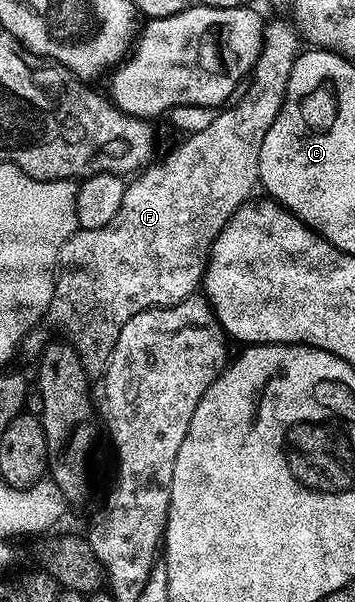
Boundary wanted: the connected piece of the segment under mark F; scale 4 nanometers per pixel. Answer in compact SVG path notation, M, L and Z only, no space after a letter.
M286 21L273 22L264 27L261 31L261 51L257 57L257 63L251 71L251 79L253 83L240 91L241 99L234 106L226 105L220 112L214 113L211 124L207 124L207 128L203 128L203 132L195 132L188 135L162 162L154 161L152 164L144 167L125 187L121 202L117 206L115 216L111 216L111 220L107 220L107 224L103 224L101 228L91 228L83 230L78 228L76 232L63 244L61 256L59 259L59 269L55 274L53 283L53 299L49 305L48 321L51 320L59 329L62 330L64 341L72 346L73 350L79 356L79 360L83 364L85 373L90 376L100 376L105 371L107 360L111 356L111 352L115 348L115 340L119 340L119 328L123 328L123 324L127 324L127 320L131 320L131 316L135 316L144 310L152 310L155 306L174 306L179 304L185 298L192 298L198 293L199 287L202 285L205 277L205 263L209 259L209 249L213 247L213 242L217 238L217 233L222 229L225 221L243 205L250 201L249 194L259 186L259 148L263 148L263 136L267 136L267 128L271 128L271 124L275 124L275 116L279 116L279 108L281 102L285 98L287 92L287 80L291 80L291 68L295 64L299 53L299 36Z

